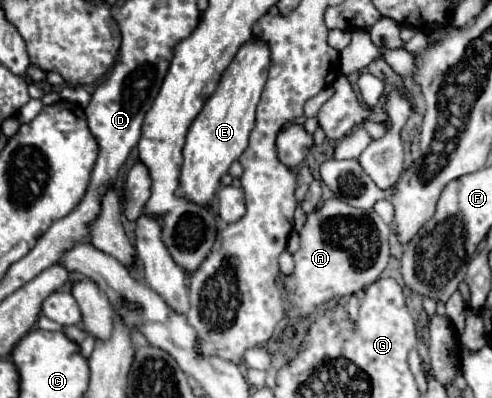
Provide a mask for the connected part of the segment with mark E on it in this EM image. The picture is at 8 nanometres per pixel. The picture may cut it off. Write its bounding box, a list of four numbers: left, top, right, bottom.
[177,41,269,207]

